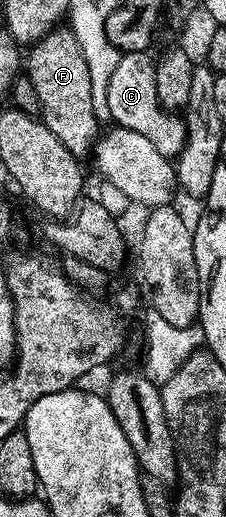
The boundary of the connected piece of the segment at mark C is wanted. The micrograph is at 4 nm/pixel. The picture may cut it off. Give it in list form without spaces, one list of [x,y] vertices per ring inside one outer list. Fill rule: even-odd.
[[[148,51],[144,52],[122,52],[119,58],[119,66],[111,73],[107,82],[107,110],[109,120],[119,127],[133,130],[143,134],[168,158],[175,158],[181,153],[185,146],[185,121],[177,120],[170,109],[164,108],[157,97],[155,90],[155,70],[157,69],[154,57]]]

